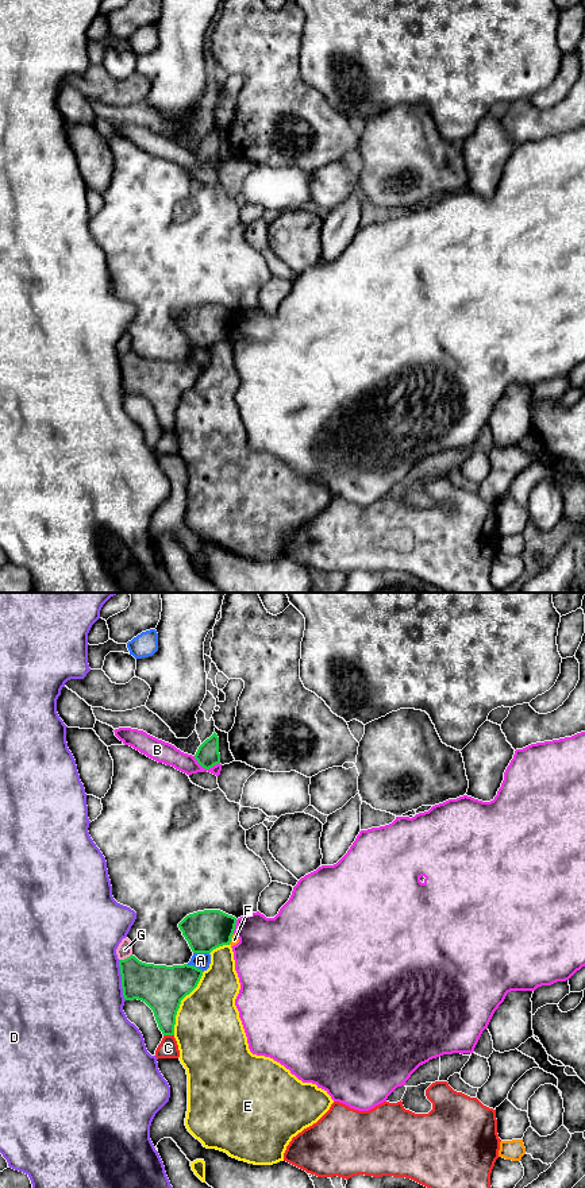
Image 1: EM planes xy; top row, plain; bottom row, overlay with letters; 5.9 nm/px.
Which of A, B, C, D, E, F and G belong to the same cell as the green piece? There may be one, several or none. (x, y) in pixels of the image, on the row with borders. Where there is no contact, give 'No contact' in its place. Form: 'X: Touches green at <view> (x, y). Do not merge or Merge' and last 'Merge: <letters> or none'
A: Touches green at xy (201, 952). Do not merge
B: Touches green at xy (206, 768). Do not merge
C: Touches green at xy (169, 1034). Do not merge
D: Touches green at xy (122, 980). Do not merge
E: Touches green at xy (180, 1003). Do not merge
F: Touches green at xy (230, 938). Do not merge
G: Touches green at xy (127, 957). Do not merge
Merge: none

